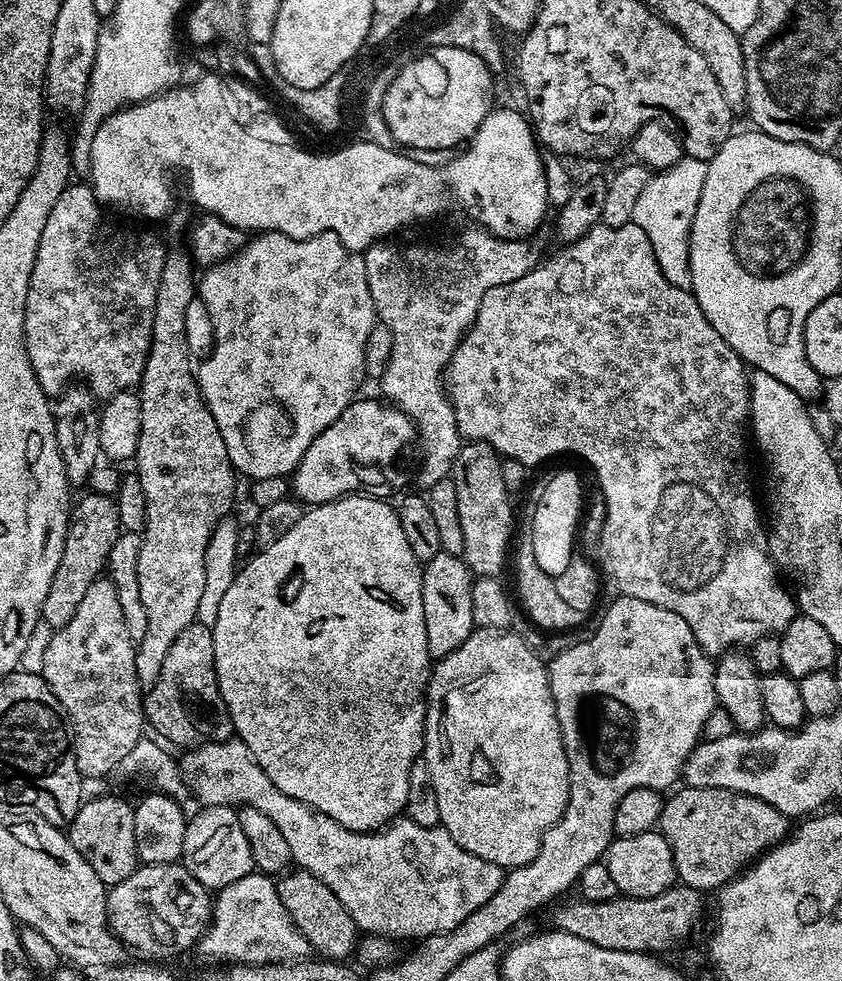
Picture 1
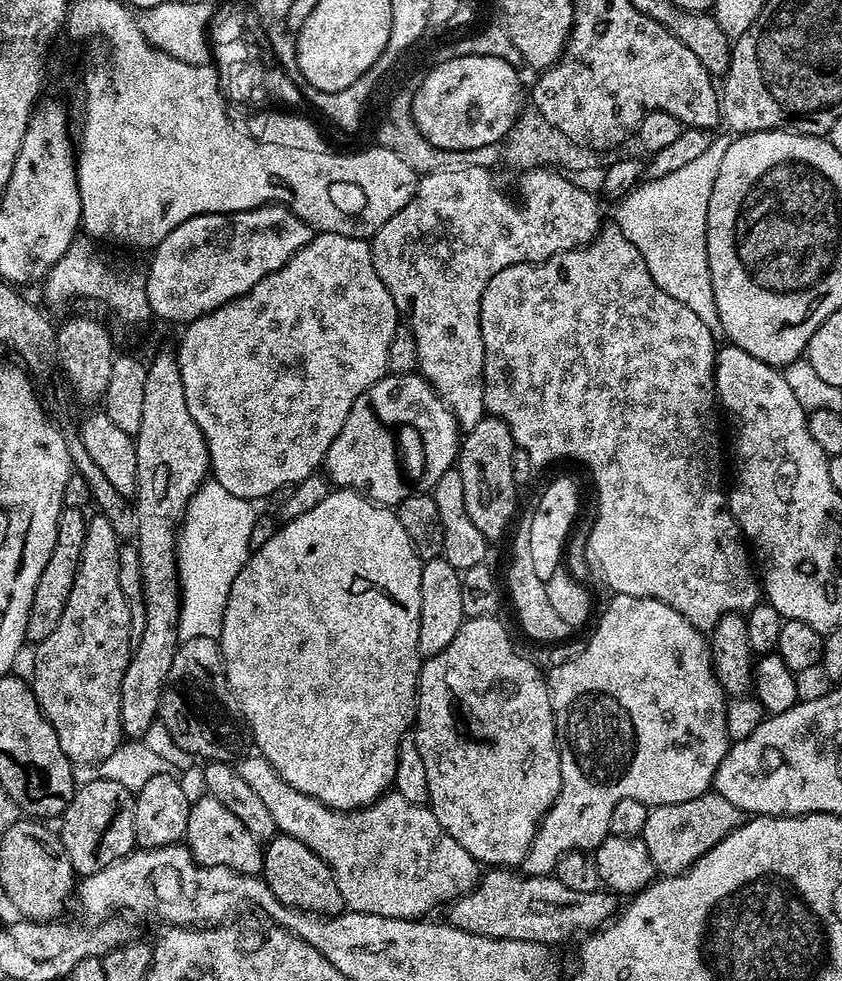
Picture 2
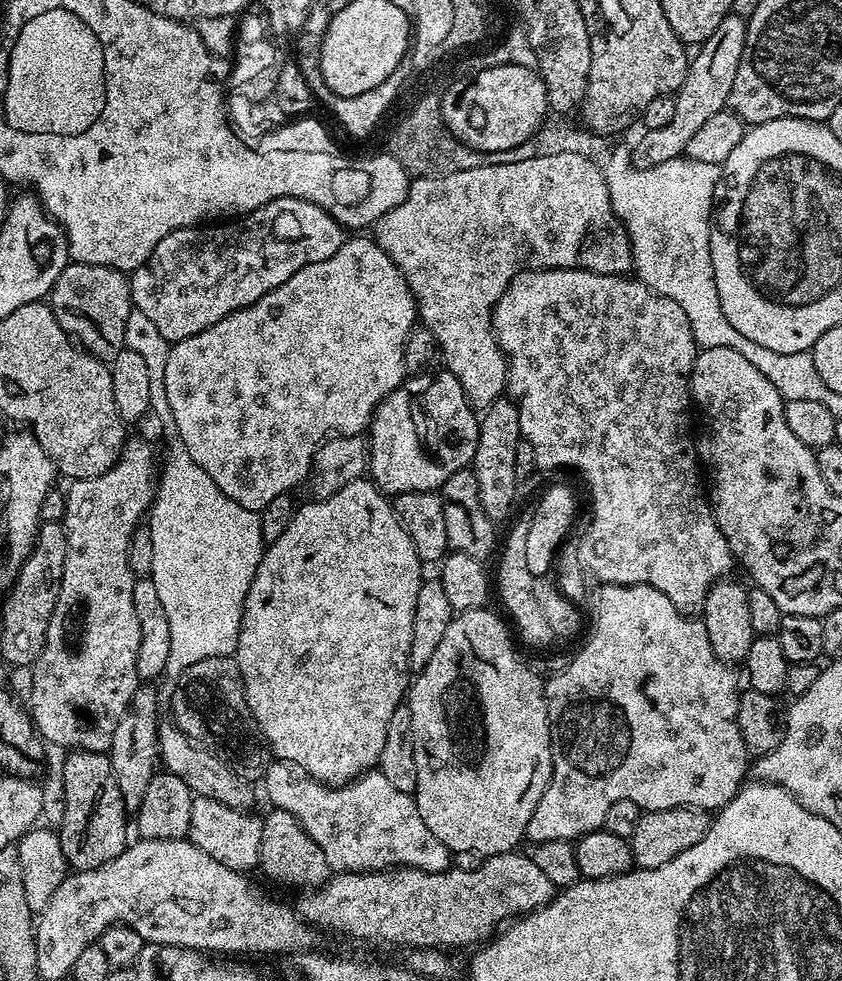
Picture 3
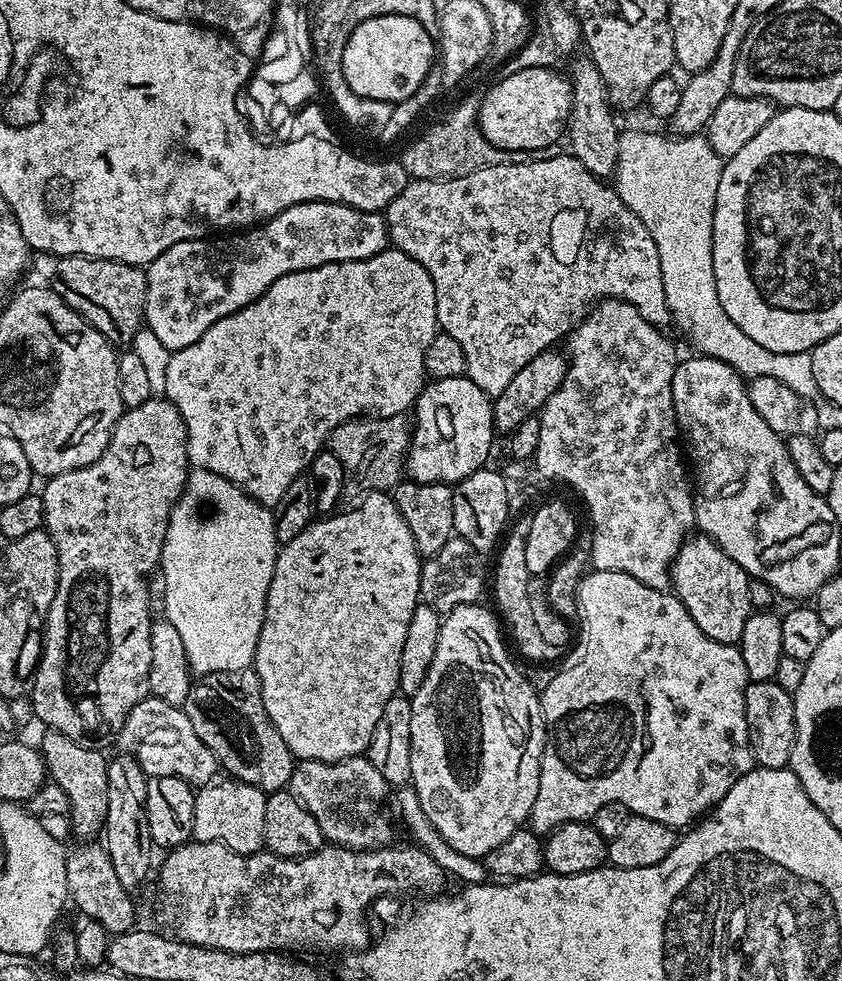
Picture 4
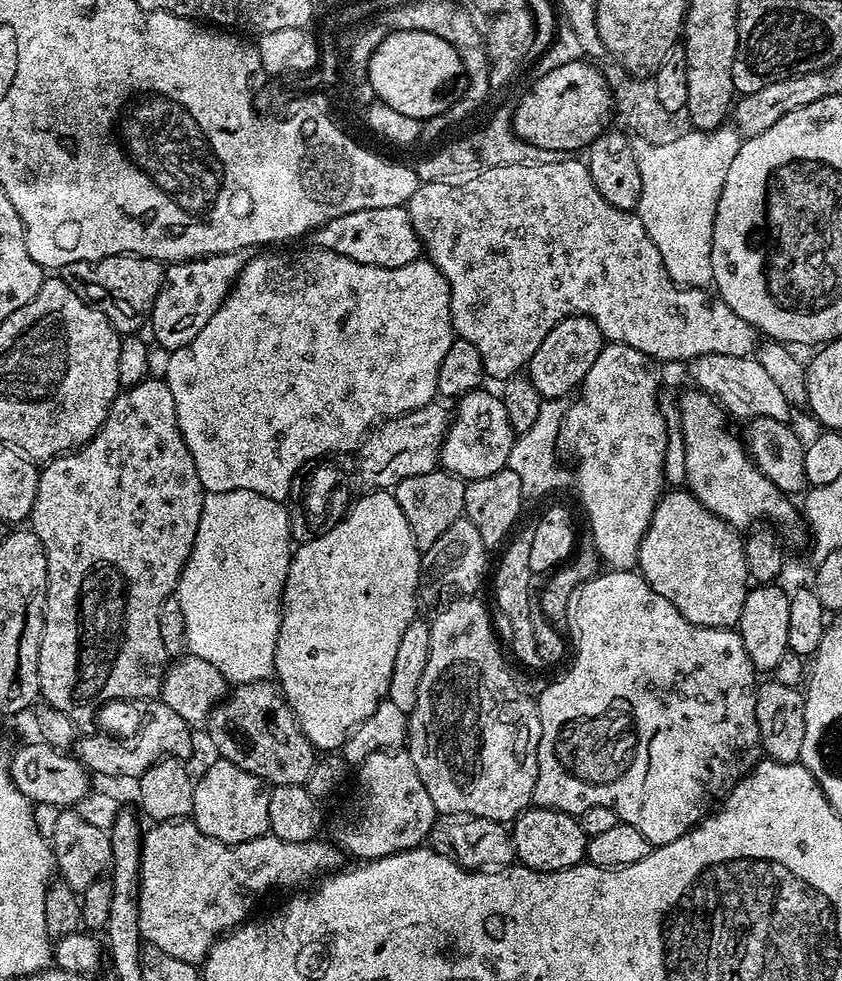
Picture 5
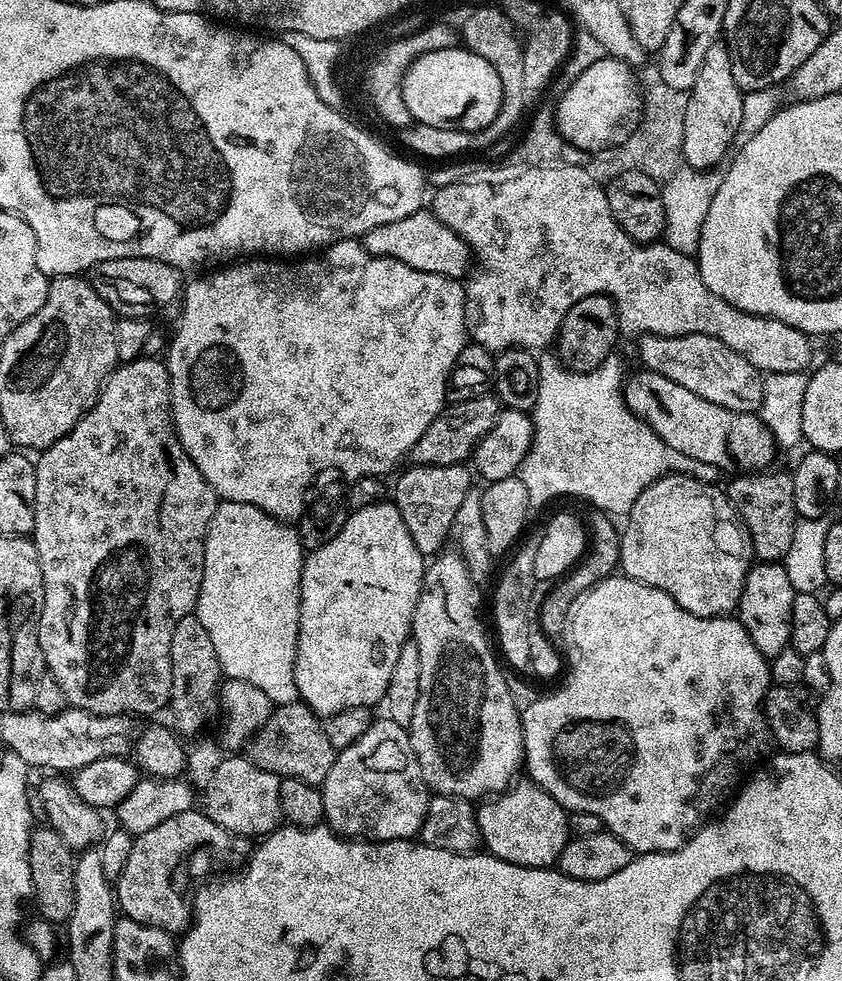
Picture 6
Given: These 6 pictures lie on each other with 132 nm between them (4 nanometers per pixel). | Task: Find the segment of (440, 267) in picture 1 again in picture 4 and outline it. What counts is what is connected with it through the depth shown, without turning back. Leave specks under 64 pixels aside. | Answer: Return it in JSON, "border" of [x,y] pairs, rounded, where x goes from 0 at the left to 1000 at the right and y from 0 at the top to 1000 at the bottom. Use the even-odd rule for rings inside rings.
{"border":[[[667,157],[663,161],[648,161],[648,165],[629,165],[628,167],[597,167],[596,169],[582,169],[572,173],[563,173],[563,177],[553,177],[549,181],[539,181],[538,183],[492,183],[486,182],[485,188],[470,201],[461,207],[458,215],[455,217],[456,225],[461,228],[461,243],[469,252],[476,257],[487,259],[487,263],[492,263],[501,271],[506,271],[506,275],[511,279],[511,283],[515,287],[515,296],[518,297],[518,329],[530,339],[534,340],[534,345],[539,345],[549,353],[550,359],[553,361],[553,382],[561,386],[563,393],[568,393],[568,398],[572,398],[582,406],[588,406],[591,402],[596,402],[596,398],[601,398],[601,393],[606,393],[610,381],[615,381],[615,377],[620,377],[620,373],[625,373],[631,367],[635,367],[639,361],[652,358],[657,353],[671,346],[675,339],[697,323],[701,315],[714,306],[741,306],[746,310],[751,310],[762,320],[762,324],[767,324],[770,328],[780,332],[789,332],[795,329],[796,319],[793,317],[793,309],[791,308],[791,296],[786,296],[786,267],[781,267],[781,251],[777,251],[777,243],[772,243],[772,234],[767,234],[767,230],[762,226],[762,222],[758,222],[758,218],[753,218],[739,206],[739,202],[732,196],[730,191],[722,192],[716,182],[705,177],[701,177],[701,173],[696,173],[696,169],[691,169],[691,165],[686,165],[684,160],[678,157]]]}

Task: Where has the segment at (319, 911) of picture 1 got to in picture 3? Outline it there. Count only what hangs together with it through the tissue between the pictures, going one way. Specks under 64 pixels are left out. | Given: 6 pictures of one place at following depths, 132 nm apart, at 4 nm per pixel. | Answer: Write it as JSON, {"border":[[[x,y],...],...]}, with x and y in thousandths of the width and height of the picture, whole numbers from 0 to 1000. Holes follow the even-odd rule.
{"border":[[[323,824],[318,829],[312,829],[309,841],[311,842],[311,866],[309,867],[308,888],[314,888],[323,897],[329,897],[333,901],[338,901],[342,905],[361,905],[356,907],[374,907],[382,904],[392,895],[392,886],[387,879],[387,871],[382,871],[382,862],[359,846],[359,838],[349,834],[334,824]]]}

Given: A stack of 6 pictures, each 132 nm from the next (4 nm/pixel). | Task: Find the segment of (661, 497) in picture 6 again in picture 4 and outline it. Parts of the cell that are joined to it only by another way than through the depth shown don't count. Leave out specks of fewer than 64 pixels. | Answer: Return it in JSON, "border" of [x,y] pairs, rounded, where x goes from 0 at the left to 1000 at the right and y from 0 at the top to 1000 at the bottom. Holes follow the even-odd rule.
{"border":[[[835,544],[814,550],[796,580],[800,607],[812,615],[829,642],[854,656],[879,655],[881,642],[895,623],[891,614],[890,590],[888,584],[872,573],[872,569],[867,569],[867,565],[862,565],[862,561],[854,559],[844,546]]]}

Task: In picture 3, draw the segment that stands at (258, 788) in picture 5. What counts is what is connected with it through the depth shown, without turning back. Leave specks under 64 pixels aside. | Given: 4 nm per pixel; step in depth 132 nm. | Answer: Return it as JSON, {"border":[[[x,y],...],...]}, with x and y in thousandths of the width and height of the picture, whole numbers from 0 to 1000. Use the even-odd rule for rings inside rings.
{"border":[[[229,810],[222,855],[235,862],[235,866],[245,866],[245,871],[249,871],[254,879],[264,879],[264,883],[277,885],[279,889],[293,890],[295,885],[303,886],[308,882],[311,866],[310,833],[295,831],[299,830],[283,824],[264,822],[264,818],[254,818],[254,813]]]}

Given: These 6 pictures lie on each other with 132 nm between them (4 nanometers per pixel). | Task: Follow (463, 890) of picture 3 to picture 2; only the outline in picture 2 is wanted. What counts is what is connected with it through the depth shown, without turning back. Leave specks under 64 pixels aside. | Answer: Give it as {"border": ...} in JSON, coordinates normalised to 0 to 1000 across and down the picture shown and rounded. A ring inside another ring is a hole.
{"border":[[[584,883],[571,892],[565,904],[559,905],[551,913],[545,913],[537,918],[531,927],[531,941],[540,946],[548,946],[555,950],[562,950],[569,954],[582,956],[606,956],[615,960],[639,960],[652,964],[662,964],[669,958],[683,959],[702,951],[711,950],[719,942],[723,941],[733,933],[733,914],[726,908],[714,907],[691,910],[686,907],[677,907],[677,903],[667,903],[667,899],[659,892],[625,893],[616,888],[605,887],[599,883]]]}

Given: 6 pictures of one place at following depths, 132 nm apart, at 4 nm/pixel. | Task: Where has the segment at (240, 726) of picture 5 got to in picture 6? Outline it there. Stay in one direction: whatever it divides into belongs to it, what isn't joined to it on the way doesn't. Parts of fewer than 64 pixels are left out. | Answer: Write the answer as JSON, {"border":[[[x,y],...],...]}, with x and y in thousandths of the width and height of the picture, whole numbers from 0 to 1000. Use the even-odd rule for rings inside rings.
{"border":[[[360,716],[350,718],[334,718],[324,721],[321,732],[309,741],[297,754],[297,773],[306,781],[311,781],[311,785],[321,785],[328,791],[341,793],[343,795],[357,795],[365,799],[380,801],[391,788],[392,783],[397,780],[400,762],[392,760],[392,752],[387,752],[387,744],[382,737],[381,731],[374,726],[366,723],[366,719]]]}

